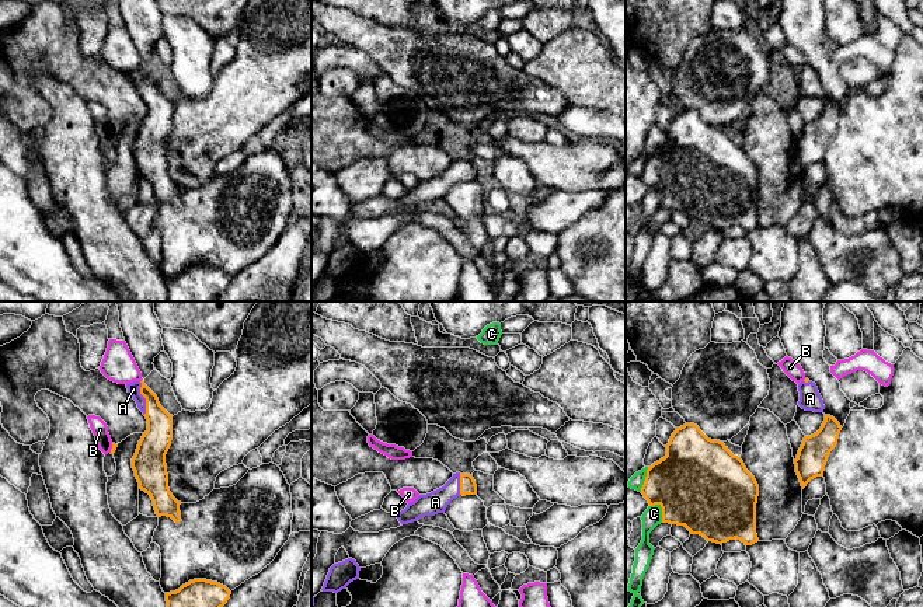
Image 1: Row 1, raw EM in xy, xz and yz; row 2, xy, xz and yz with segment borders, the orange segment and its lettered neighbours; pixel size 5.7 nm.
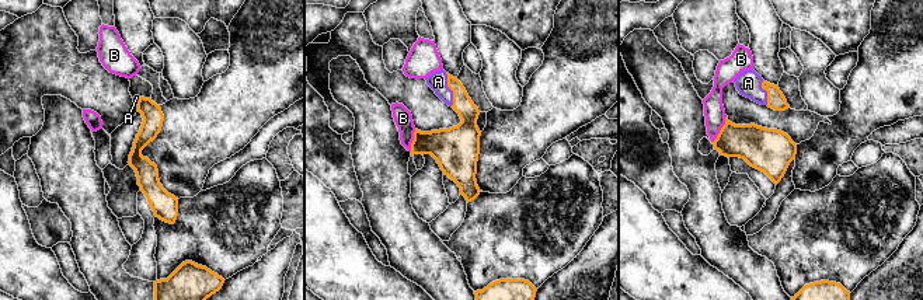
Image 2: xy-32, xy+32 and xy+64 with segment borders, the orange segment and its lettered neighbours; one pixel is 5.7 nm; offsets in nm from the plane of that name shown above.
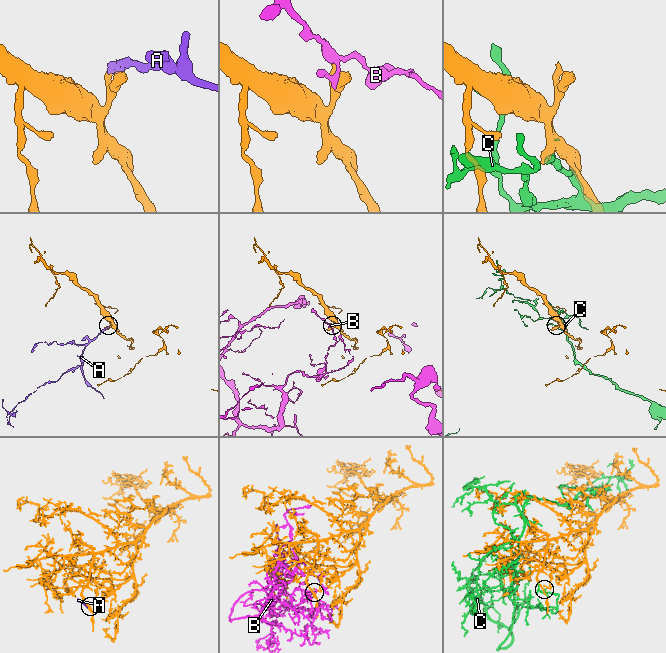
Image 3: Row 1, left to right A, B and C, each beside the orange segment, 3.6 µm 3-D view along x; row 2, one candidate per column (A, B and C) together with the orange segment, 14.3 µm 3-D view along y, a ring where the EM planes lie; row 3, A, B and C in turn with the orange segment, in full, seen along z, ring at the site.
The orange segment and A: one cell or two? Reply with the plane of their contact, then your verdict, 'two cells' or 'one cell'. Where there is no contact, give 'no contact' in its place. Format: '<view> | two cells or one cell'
xy | one cell

